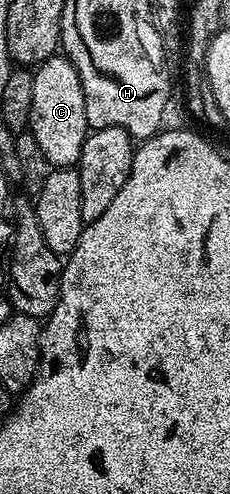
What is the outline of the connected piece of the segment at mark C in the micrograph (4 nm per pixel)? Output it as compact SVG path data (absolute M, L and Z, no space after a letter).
M55 55L42 62L33 70L34 82L28 95L30 101L30 125L28 132L36 139L44 159L51 167L69 169L77 166L80 151L88 136L86 108L84 107L84 87L80 75L70 58Z

